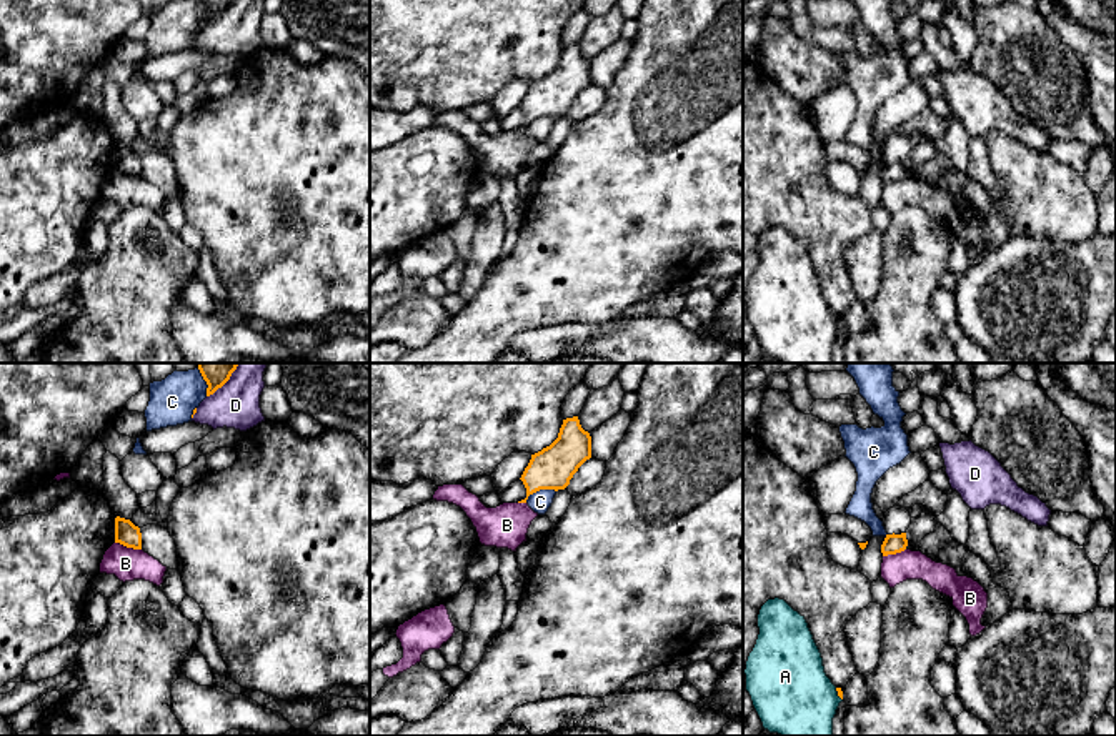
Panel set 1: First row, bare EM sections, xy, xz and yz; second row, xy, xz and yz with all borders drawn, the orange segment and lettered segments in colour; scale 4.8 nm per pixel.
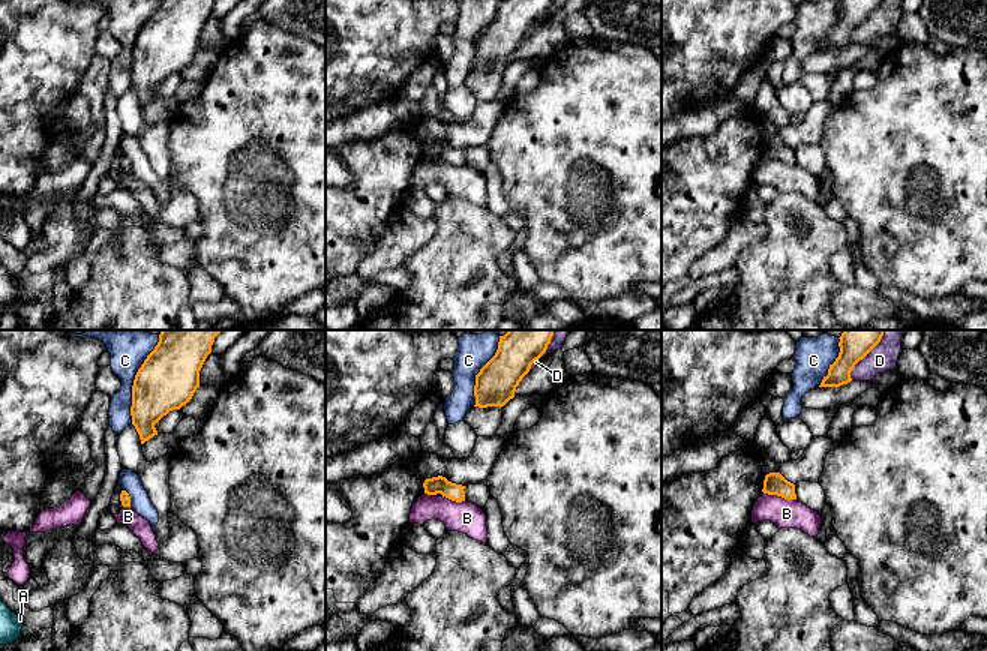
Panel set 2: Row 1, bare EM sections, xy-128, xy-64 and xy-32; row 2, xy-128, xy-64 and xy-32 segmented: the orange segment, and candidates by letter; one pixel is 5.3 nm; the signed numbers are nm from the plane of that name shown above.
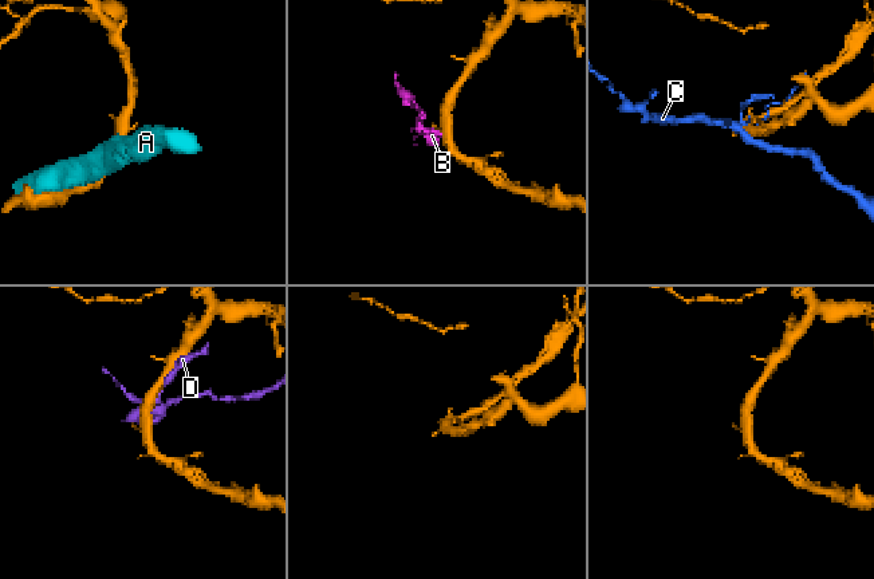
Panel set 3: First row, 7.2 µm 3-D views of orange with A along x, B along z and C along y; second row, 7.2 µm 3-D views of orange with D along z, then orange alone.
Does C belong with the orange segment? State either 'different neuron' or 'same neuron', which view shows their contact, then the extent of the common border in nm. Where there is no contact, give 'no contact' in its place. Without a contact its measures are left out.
different neuron; contact in xz; length 160 nm

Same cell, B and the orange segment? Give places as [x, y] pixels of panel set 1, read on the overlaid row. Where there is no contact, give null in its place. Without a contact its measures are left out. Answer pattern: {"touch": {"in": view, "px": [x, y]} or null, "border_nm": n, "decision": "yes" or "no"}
{"touch": {"in": "xy", "px": [129, 547]}, "border_nm": 130, "decision": "no"}

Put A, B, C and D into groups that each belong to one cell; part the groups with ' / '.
A / B / C / D

